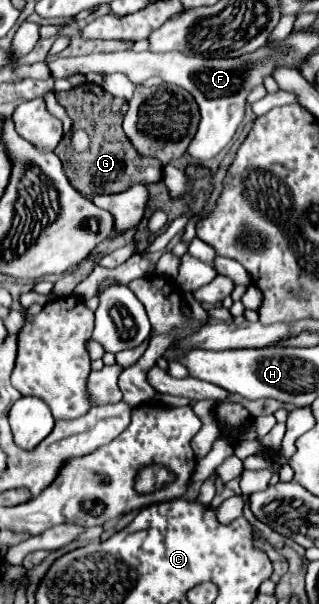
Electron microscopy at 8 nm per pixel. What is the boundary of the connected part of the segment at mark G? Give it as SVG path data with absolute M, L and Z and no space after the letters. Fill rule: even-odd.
M72 89L56 93L58 103L66 109L68 117L74 121L74 129L88 127L88 135L92 137L90 147L82 153L70 149L70 137L64 137L56 147L56 155L62 155L60 161L64 165L66 177L72 185L84 195L96 193L120 193L136 183L158 183L162 179L162 163L156 157L140 155L128 137L122 131L122 119L128 111L126 99L112 97L100 89ZM68 155L68 157L64 157Z

